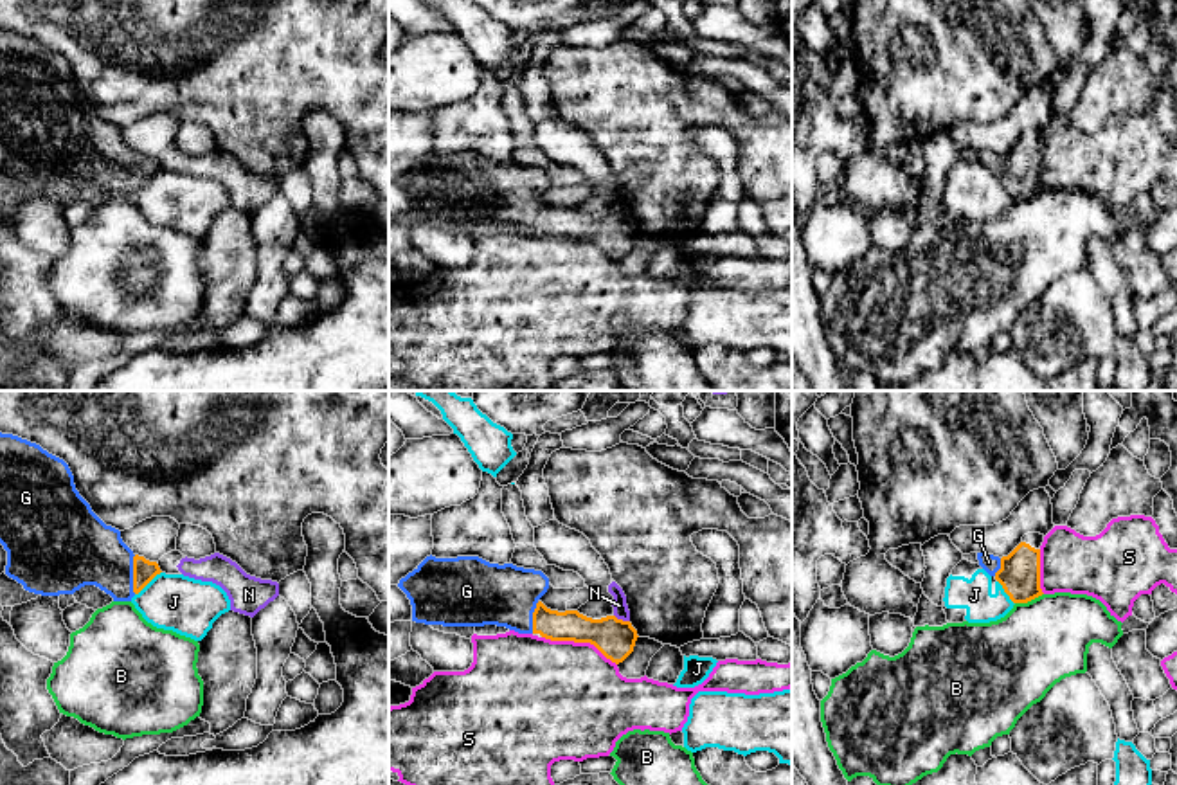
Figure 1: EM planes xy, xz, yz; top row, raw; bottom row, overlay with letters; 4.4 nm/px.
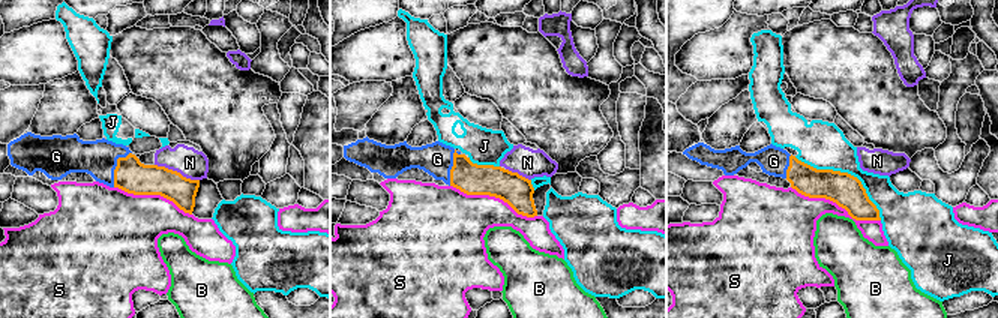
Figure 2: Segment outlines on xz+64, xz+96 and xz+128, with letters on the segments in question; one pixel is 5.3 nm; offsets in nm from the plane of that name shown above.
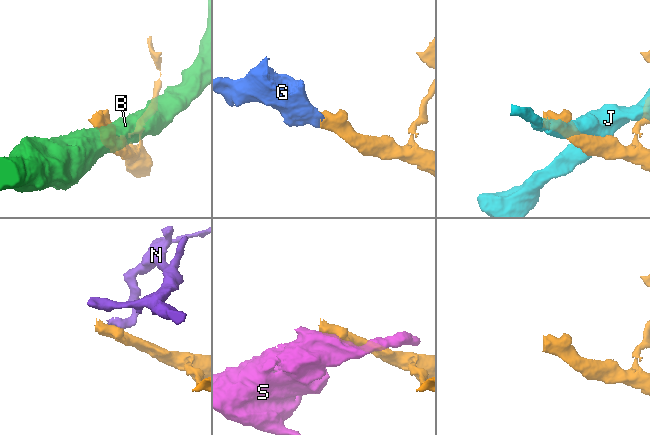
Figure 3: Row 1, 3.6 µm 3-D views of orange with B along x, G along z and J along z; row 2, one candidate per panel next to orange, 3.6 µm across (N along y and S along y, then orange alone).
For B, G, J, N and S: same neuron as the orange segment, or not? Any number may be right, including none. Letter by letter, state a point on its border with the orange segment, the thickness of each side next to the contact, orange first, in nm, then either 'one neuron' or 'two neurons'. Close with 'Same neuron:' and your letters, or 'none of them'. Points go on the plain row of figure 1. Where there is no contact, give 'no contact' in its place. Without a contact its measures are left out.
B: yz (1028, 197) | 190/380 nm | two neurons
G: xy (134, 171) | 100/300 nm | one neuron
J: xy (148, 179) | 100/260 nm | two neurons
N: xz (621, 216) | 180/70 nm | two neurons
S: xz (580, 238) | 180/480 nm | two neurons
Same neuron: G

